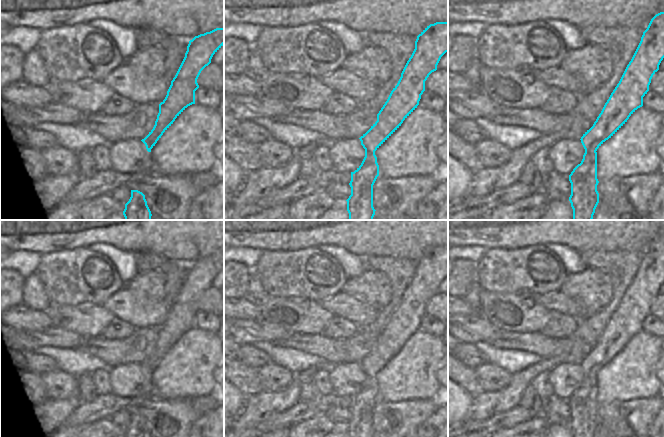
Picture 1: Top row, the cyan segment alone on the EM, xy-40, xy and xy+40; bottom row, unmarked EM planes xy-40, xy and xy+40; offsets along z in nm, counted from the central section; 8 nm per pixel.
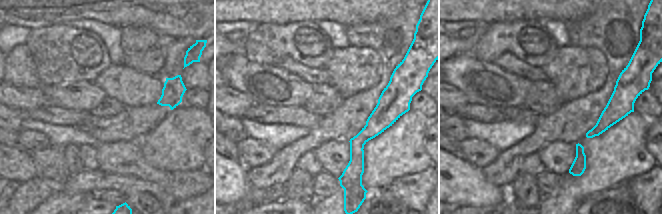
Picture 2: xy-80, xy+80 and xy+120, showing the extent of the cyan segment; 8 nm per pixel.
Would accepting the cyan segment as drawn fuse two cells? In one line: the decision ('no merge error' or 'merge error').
merge error

